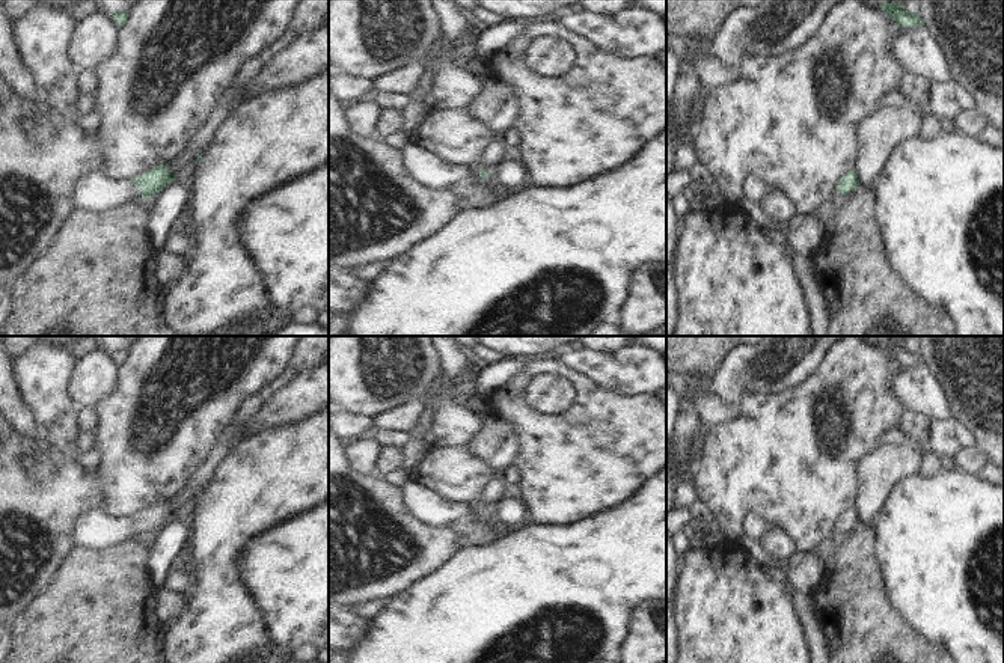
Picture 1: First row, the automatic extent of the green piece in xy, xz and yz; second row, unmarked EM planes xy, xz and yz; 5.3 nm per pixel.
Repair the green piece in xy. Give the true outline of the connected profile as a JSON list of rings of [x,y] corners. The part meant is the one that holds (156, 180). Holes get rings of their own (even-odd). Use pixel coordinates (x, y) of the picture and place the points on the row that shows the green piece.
[[[167,163],[133,179],[118,179],[104,170],[96,170],[86,173],[78,181],[75,200],[81,209],[106,211],[137,196],[149,199],[175,179],[178,179],[178,173],[170,173]]]

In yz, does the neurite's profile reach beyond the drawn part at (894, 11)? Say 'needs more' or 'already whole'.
already whole

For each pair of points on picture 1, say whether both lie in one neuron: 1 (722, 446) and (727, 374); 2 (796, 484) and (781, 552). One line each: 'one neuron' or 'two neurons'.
1: two neurons
2: two neurons

